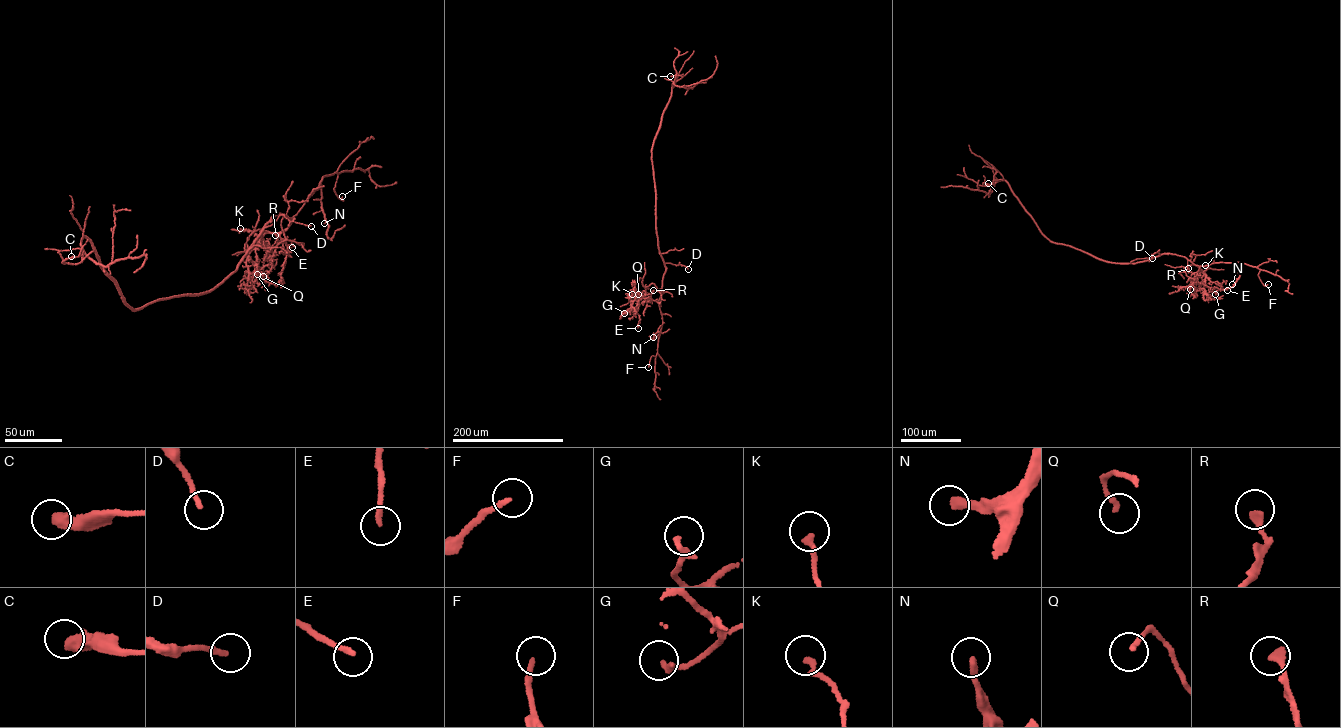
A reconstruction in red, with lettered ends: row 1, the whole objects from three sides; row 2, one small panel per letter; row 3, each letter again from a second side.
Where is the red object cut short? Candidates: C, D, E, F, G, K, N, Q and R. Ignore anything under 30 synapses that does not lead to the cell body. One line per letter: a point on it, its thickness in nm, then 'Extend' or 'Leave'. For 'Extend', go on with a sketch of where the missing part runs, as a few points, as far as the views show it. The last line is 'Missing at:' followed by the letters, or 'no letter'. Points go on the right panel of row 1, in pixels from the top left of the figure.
C: Place: (988, 183). Thickness 460 nm. Leave
D: Place: (1152, 258). Thickness 200 nm. Leave
E: Place: (1227, 290). Thickness 200 nm. Leave
F: Place: (1268, 284). Thickness 160 nm. Leave
G: Place: (1215, 294). Thickness 240 nm. Leave
K: Place: (1205, 265). Thickness 240 nm. Leave
N: Place: (1232, 284). Thickness 280 nm. Leave
Q: Place: (1190, 289). Thickness 170 nm. Leave
R: Place: (1188, 268). Thickness 280 nm. Leave
Missing at: no letter

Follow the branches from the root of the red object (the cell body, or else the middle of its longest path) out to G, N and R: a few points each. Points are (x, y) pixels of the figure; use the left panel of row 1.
G: (206, 292), (235, 270), (272, 217), (280, 213), (292, 218), (280, 232), (261, 236), (270, 261), (257, 274)
N: (206, 292), (235, 270), (272, 217), (280, 213), (292, 218), (321, 181), (324, 223)
R: (206, 292), (235, 270), (272, 217), (280, 213), (292, 218), (276, 240), (275, 235)

